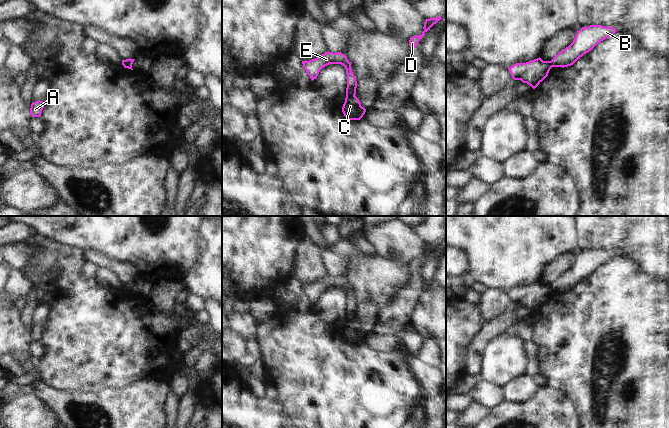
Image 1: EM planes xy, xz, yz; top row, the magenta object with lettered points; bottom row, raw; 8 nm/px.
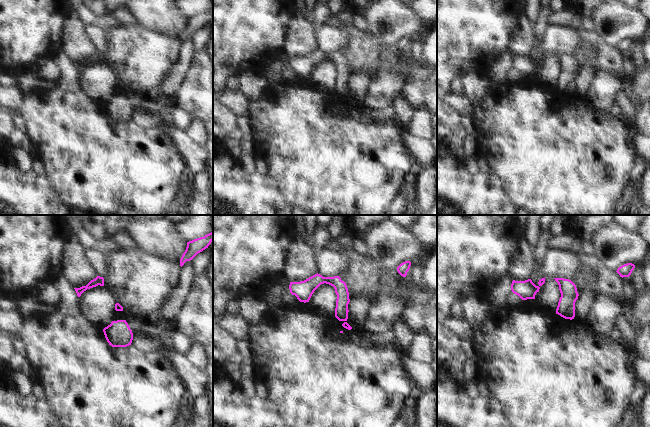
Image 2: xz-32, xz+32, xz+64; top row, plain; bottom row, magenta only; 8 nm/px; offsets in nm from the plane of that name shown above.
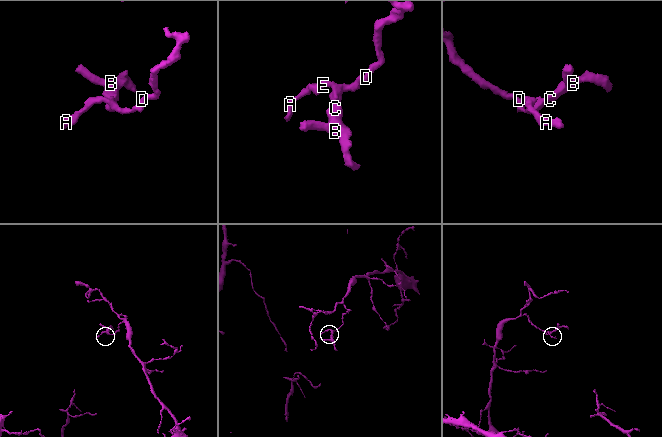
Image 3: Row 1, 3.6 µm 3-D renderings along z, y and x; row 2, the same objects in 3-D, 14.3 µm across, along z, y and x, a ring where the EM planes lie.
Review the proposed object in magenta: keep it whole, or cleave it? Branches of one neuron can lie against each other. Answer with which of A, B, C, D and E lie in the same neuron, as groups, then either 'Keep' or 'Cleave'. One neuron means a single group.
Groups: A D E / B C. Cleave.

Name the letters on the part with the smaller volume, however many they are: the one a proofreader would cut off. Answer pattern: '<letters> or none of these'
B, C.

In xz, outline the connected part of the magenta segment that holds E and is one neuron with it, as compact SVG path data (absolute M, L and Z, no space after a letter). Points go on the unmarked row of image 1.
M326 276L322 279L319 279L315 283L309 285L302 285L302 288L312 305L317 302L320 294L323 291L329 288L343 289L346 293L347 298L346 320L350 321L356 319L356 312L358 308L351 294L351 287L348 285L347 281L341 276Z

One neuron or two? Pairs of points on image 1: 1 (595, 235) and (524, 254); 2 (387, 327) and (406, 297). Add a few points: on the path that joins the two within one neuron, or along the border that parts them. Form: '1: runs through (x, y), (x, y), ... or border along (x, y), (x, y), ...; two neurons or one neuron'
1: border along (577, 226), (577, 245), (579, 248); two neurons
2: runs through (391, 320), (403, 304); one neuron

